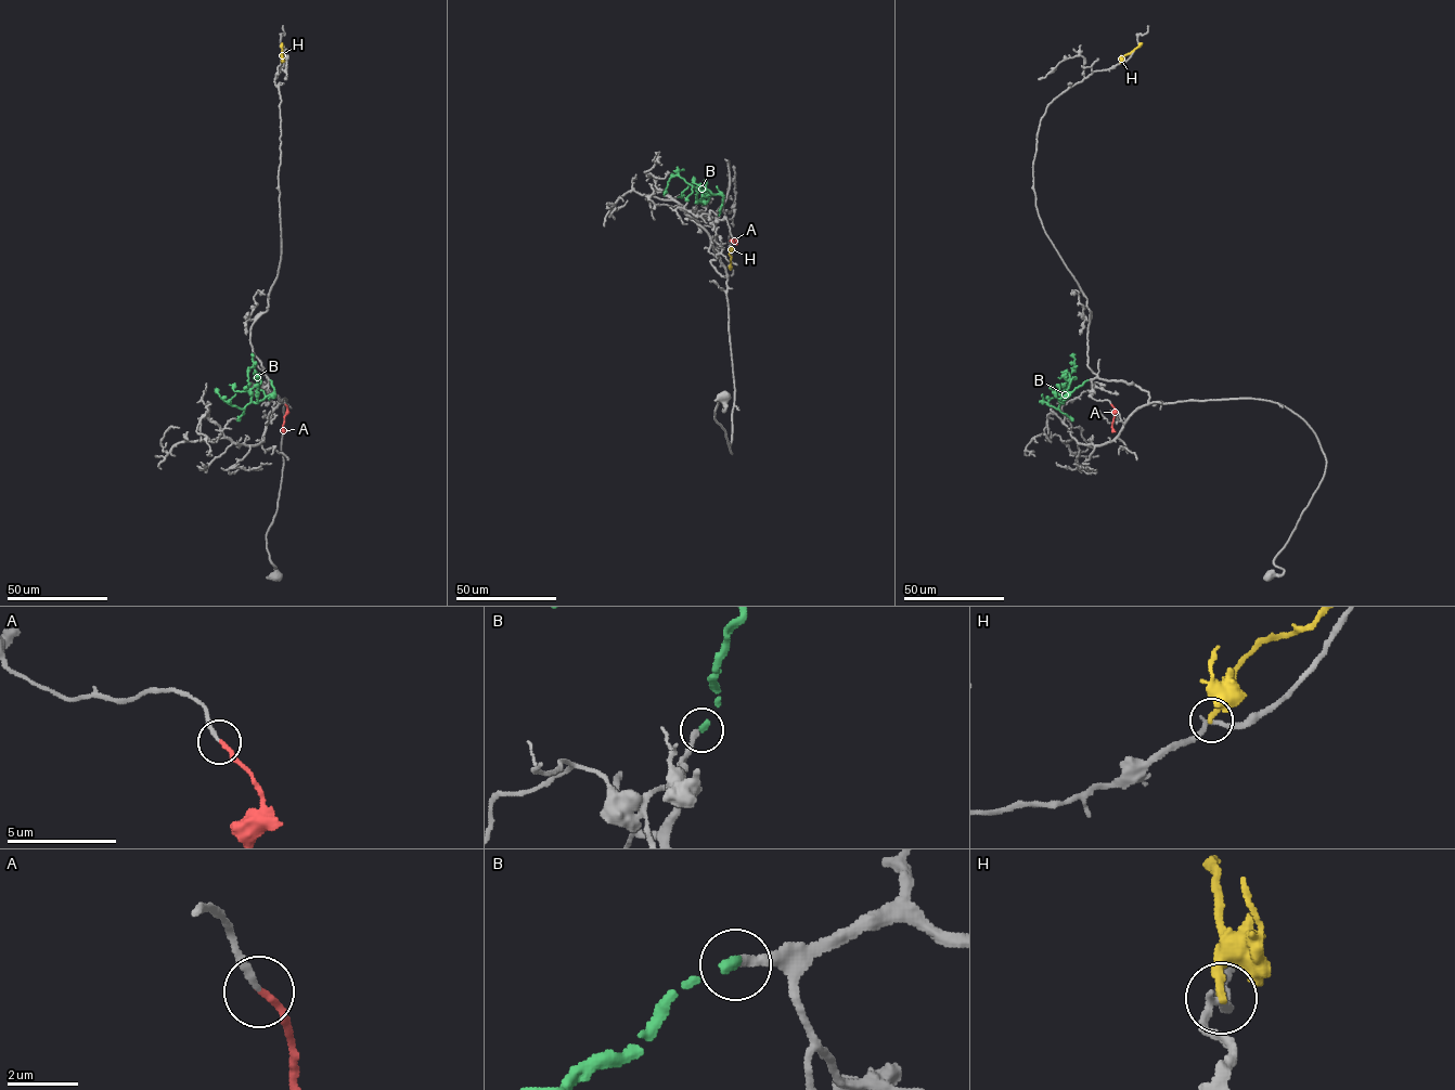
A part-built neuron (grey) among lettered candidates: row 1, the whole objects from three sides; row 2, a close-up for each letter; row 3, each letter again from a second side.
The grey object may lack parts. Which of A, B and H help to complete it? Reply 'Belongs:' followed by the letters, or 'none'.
Belongs: A, B

